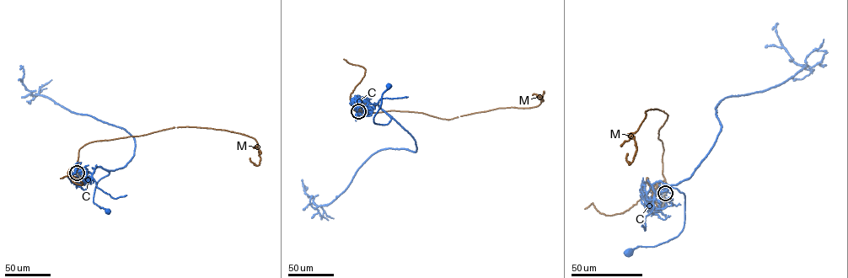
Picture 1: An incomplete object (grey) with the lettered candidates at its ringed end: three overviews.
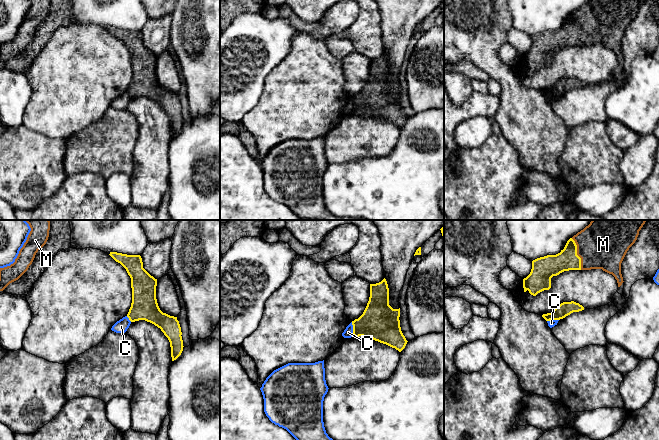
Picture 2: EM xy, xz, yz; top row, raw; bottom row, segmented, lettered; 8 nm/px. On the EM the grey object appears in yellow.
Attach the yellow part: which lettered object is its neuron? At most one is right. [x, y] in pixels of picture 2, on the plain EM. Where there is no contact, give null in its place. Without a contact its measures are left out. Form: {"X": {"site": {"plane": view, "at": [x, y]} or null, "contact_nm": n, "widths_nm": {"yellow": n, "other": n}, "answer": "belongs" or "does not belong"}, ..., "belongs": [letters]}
{"C": {"site": {"plane": "xz", "at": [353, 105]}, "contact_nm": 110, "widths_nm": {"yellow": 300, "other": 80}, "answer": "does not belong"}, "M": {"site": {"plane": "yz", "at": [576, 30]}, "contact_nm": 260, "widths_nm": {"yellow": 180, "other": 360}, "answer": "belongs"}, "belongs": ["M"]}

